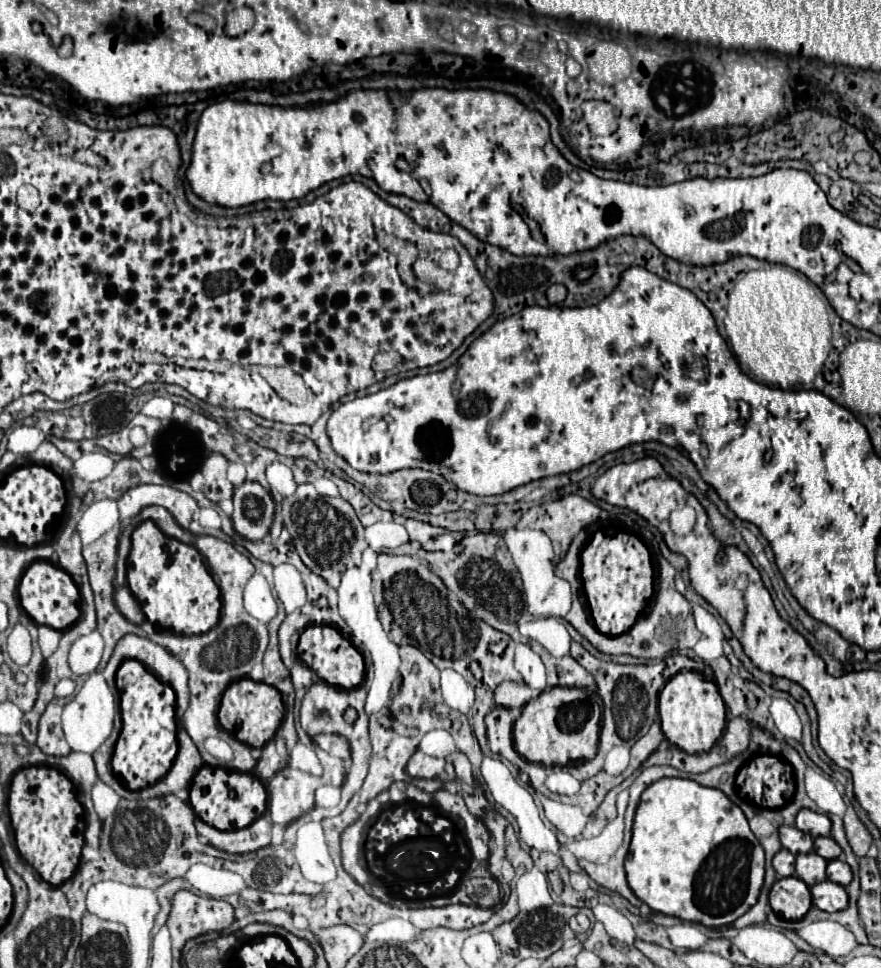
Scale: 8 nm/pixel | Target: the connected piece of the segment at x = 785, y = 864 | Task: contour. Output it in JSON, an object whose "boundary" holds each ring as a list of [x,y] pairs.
{"boundary":[[[781,849],[773,857],[773,869],[775,869],[777,877],[791,877],[791,875],[795,875],[795,855],[791,855],[789,851]]]}

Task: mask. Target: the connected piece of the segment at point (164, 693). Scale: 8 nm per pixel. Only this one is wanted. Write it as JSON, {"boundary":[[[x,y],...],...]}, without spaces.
{"boundary":[[[125,661],[117,671],[117,689],[121,693],[121,735],[113,751],[113,773],[119,783],[131,791],[157,783],[171,767],[177,755],[175,693],[149,673],[139,661]]]}

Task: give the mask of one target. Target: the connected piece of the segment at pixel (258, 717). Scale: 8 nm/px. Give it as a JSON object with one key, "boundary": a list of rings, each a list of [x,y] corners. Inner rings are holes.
{"boundary":[[[245,677],[245,679],[233,681],[225,689],[219,705],[219,723],[227,733],[231,733],[241,743],[247,743],[249,747],[263,747],[281,725],[283,713],[285,709],[283,709],[281,693],[275,687],[267,683],[257,683]]]}

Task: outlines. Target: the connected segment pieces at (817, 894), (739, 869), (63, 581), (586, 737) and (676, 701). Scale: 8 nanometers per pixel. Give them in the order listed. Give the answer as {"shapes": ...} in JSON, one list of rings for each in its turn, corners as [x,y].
{"shapes":[[[[823,881],[823,883],[813,885],[811,895],[813,895],[813,905],[821,911],[827,911],[827,913],[841,911],[849,903],[845,887],[837,885],[833,881]]],[[[665,777],[649,785],[641,795],[625,873],[631,891],[653,911],[705,927],[723,927],[755,905],[765,877],[765,853],[751,833],[743,811],[723,791],[703,787],[691,779]]],[[[35,561],[25,571],[19,583],[19,603],[35,623],[49,625],[59,631],[71,627],[79,617],[79,589],[67,571],[49,561]]],[[[553,687],[543,691],[537,699],[529,701],[519,719],[513,725],[515,751],[531,763],[541,763],[545,767],[567,765],[579,759],[593,759],[599,741],[599,721],[601,709],[591,703],[583,689]]],[[[695,671],[677,673],[659,695],[661,731],[669,743],[677,745],[689,755],[709,751],[725,729],[725,705],[713,681],[703,681]]]]}

